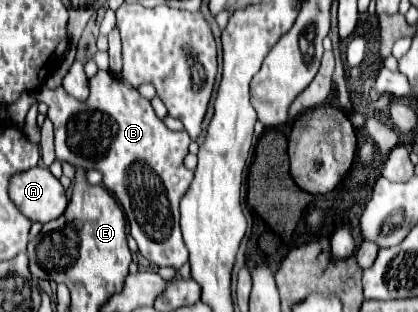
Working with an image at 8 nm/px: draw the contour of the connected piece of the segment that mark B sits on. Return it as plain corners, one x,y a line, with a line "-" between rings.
98,70
92,77
92,89
90,97
86,101
76,101
72,95
64,91
64,87
58,89
36,89
34,97
38,101
44,101
48,105
48,119
54,123
54,145
56,145
56,159
66,161
74,167
96,167
104,175
104,185
110,189
116,199
120,201
130,235
138,243
140,253
150,259
156,265
170,265
176,271
188,263
188,249
182,239
180,231
180,209
178,203
184,195
184,191
192,183
192,171
184,167
184,157
188,153
190,137
186,131
170,131
164,127
164,123
156,117
152,111
152,105
148,99
144,99
138,89
126,87
122,81
112,81
109,70

